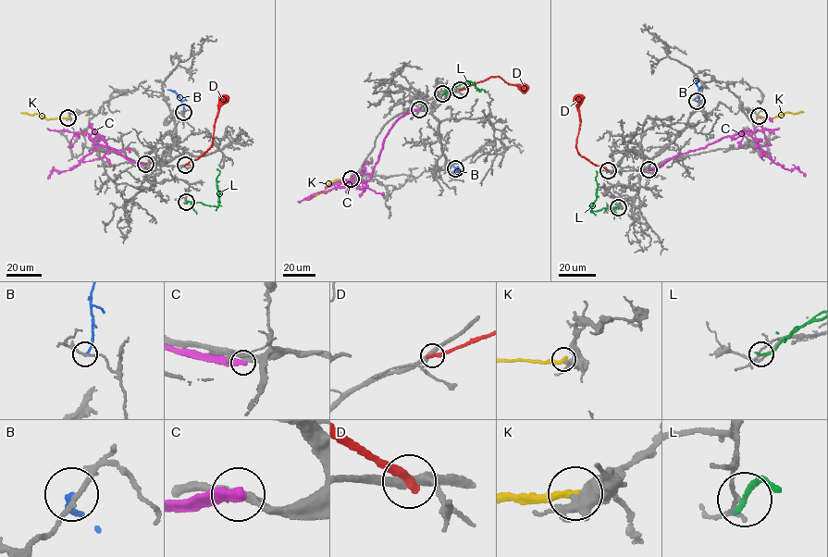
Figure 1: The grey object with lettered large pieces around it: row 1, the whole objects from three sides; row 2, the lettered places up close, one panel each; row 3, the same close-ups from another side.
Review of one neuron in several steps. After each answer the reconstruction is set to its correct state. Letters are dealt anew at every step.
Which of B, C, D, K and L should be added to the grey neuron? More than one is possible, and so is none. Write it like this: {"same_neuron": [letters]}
{"same_neuron": []}

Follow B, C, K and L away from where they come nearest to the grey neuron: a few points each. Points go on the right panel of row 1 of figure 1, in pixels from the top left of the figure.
B: (697, 101), (698, 90), (695, 80)
C: (648, 170), (723, 137), (746, 132), (774, 163), (789, 169), (797, 167), (805, 176)
K: (759, 117), (771, 119), (788, 112), (804, 111)
L: (618, 207), (591, 212), (596, 199), (596, 171)

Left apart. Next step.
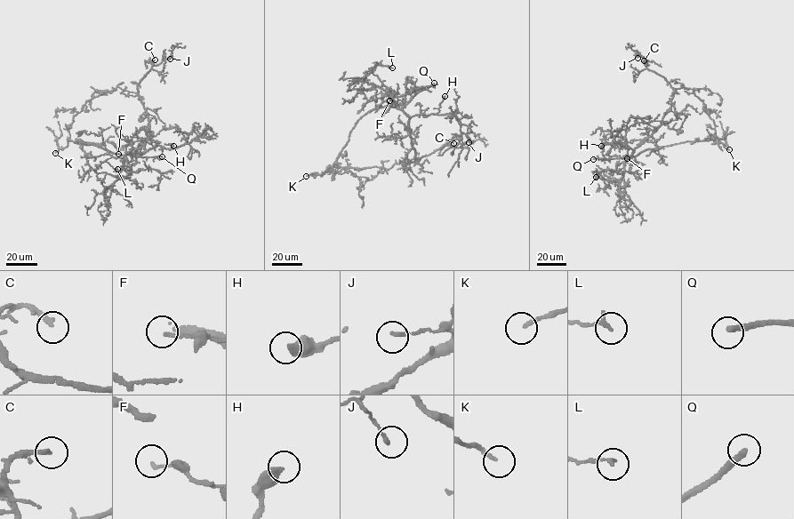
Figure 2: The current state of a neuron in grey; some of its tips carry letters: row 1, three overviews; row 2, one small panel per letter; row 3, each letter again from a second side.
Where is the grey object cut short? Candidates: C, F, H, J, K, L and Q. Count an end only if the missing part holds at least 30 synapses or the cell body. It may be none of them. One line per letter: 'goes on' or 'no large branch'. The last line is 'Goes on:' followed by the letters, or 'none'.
C: goes on
F: no large branch
H: no large branch
J: no large branch
K: goes on
L: no large branch
Q: goes on
Goes on: C, K, Q

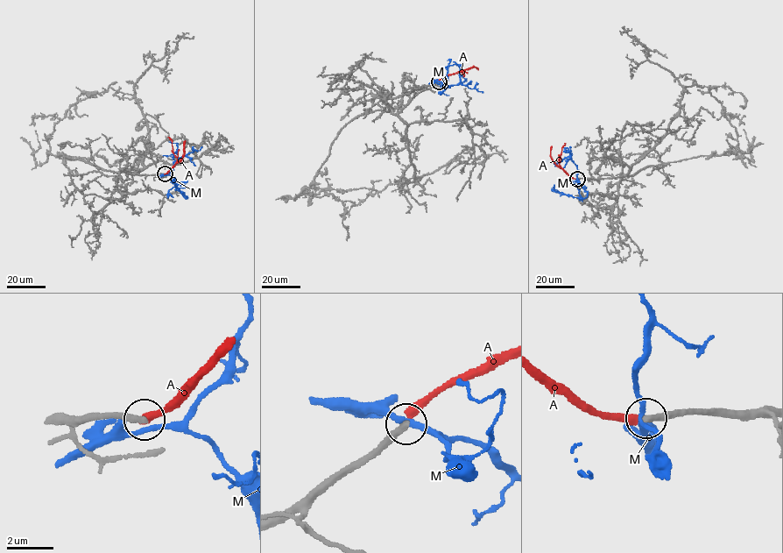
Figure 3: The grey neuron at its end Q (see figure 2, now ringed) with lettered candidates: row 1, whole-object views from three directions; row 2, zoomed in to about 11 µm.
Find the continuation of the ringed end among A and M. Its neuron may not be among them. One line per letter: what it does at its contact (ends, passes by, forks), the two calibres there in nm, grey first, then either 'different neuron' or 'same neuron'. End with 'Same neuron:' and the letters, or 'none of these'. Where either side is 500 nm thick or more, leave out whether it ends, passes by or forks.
A: it ends | 280/360 nm | different neuron
M: it passes by | 260/240 nm | different neuron
Same neuron: none of these

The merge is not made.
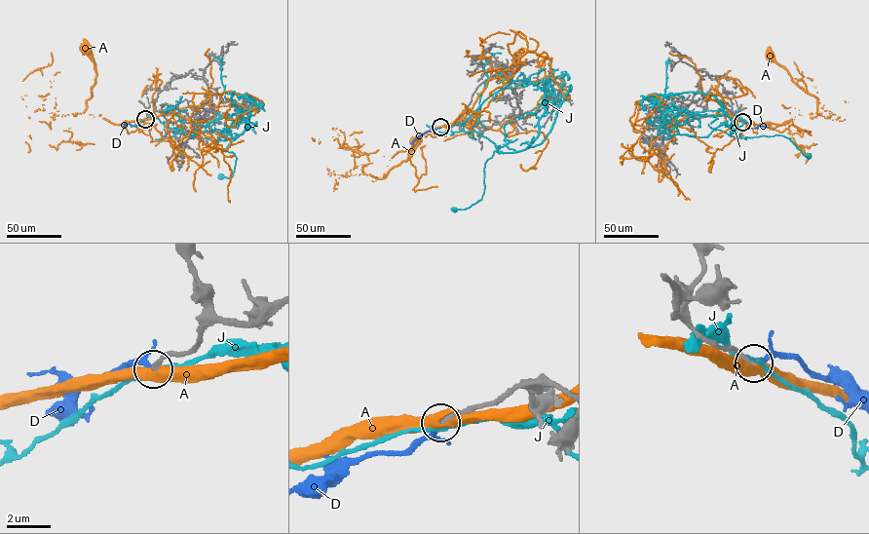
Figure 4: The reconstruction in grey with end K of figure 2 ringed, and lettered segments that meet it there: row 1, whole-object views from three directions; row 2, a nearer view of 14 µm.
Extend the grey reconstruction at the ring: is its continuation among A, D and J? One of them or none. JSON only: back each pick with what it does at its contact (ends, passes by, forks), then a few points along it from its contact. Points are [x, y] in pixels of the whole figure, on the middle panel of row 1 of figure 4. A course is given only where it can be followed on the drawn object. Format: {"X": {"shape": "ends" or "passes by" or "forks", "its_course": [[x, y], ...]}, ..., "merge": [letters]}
{"D": {"shape": "passes by", "its_course": [[440, 127], [418, 135], [412, 145]]}, "merge": ["D"]}

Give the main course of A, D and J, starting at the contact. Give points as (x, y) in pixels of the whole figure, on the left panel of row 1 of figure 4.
A: (145, 119), (114, 124), (100, 115), (85, 111), (96, 74), (94, 61), (84, 50)
D: (144, 119), (135, 126), (126, 123), (125, 127)
J: (144, 119), (158, 119), (197, 137), (233, 138), (222, 149), (237, 158), (233, 174), (220, 176)

